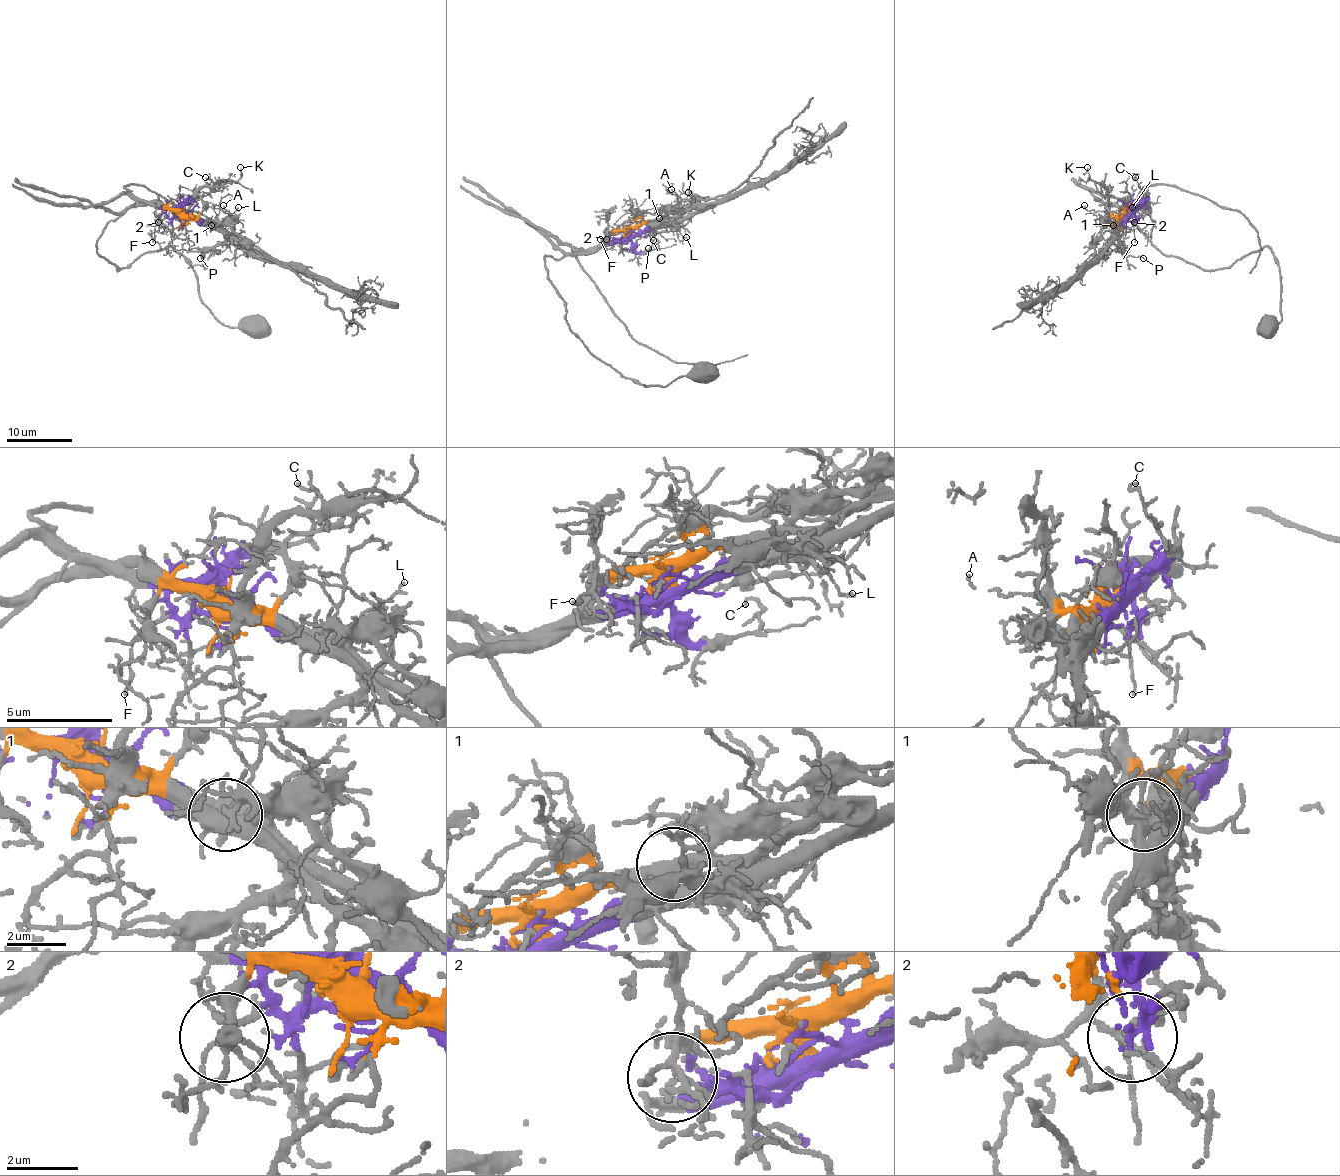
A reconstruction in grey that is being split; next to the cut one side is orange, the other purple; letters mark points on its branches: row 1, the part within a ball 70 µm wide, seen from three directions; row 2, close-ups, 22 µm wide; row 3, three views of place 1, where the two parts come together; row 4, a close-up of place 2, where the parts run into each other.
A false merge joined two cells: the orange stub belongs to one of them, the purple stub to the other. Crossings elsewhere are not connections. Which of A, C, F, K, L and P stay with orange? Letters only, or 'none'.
A, K

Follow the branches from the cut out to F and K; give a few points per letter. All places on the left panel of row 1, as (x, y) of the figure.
F: (183, 209), (167, 211), (167, 216), (155, 226), (152, 242)
K: (183, 209), (186, 214), (193, 214), (189, 209), (194, 195), (204, 187), (232, 183), (240, 177), (240, 167)

